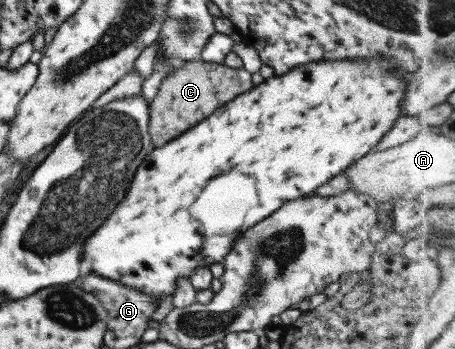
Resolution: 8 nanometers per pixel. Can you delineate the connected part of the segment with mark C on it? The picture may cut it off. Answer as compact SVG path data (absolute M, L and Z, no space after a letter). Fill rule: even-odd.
M200 59L182 62L159 84L153 99L148 103L148 134L153 147L165 145L191 125L211 115L219 105L231 101L235 95L251 89L251 76L243 68L229 69L225 64L215 64Z

